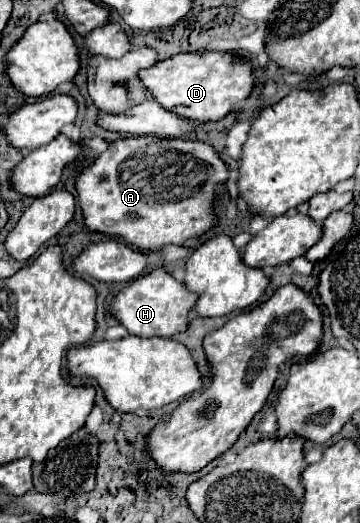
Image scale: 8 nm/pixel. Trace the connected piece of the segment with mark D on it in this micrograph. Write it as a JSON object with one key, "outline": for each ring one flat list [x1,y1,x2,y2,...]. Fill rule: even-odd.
{"outline":[[217,51,205,55,179,53,175,57,155,63,149,69,141,69,137,77,163,109,183,119,201,123,223,119,235,103,249,97,255,85,255,75,249,59,241,57,235,59,229,53,217,53]]}

